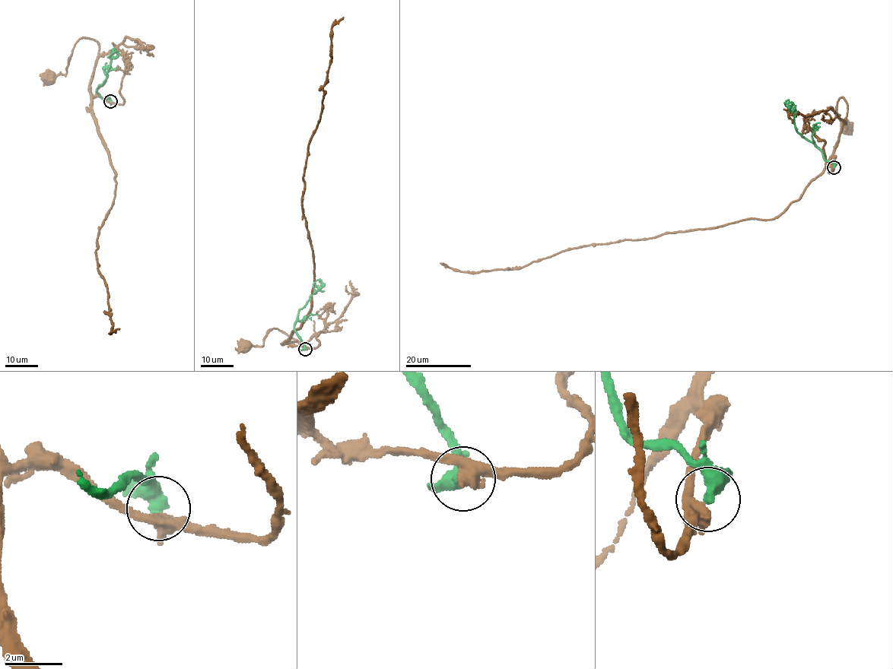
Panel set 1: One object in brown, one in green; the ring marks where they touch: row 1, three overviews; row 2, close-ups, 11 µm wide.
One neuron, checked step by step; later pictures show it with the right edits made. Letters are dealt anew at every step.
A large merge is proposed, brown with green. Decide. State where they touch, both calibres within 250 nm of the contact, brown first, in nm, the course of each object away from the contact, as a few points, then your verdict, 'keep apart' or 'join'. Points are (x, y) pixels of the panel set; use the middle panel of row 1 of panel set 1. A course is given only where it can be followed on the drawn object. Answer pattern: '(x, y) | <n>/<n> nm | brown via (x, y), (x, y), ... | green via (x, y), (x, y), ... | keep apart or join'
(305, 349) | 440/400 nm | brown via (305, 348), (287, 344), (297, 340), (273, 328), (263, 345), (246, 342), (244, 345) | green via (305, 349), (294, 328), (297, 312), (311, 295), (322, 286), (319, 279) | keep apart

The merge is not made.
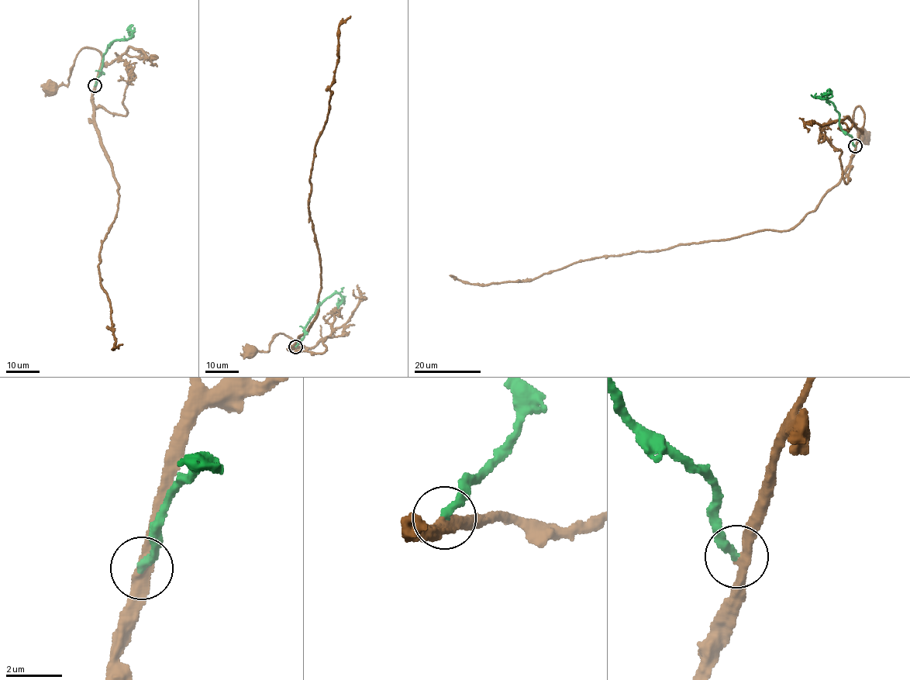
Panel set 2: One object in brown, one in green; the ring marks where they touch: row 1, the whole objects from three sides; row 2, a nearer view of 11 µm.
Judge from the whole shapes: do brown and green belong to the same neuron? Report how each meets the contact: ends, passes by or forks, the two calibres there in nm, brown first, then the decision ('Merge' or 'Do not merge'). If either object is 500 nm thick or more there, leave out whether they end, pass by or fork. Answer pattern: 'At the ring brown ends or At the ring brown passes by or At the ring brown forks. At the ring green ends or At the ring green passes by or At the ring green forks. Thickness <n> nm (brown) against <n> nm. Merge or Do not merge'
At the ring brown passes by. At the ring green ends. Thickness 360 nm (brown) against 280 nm. Merge

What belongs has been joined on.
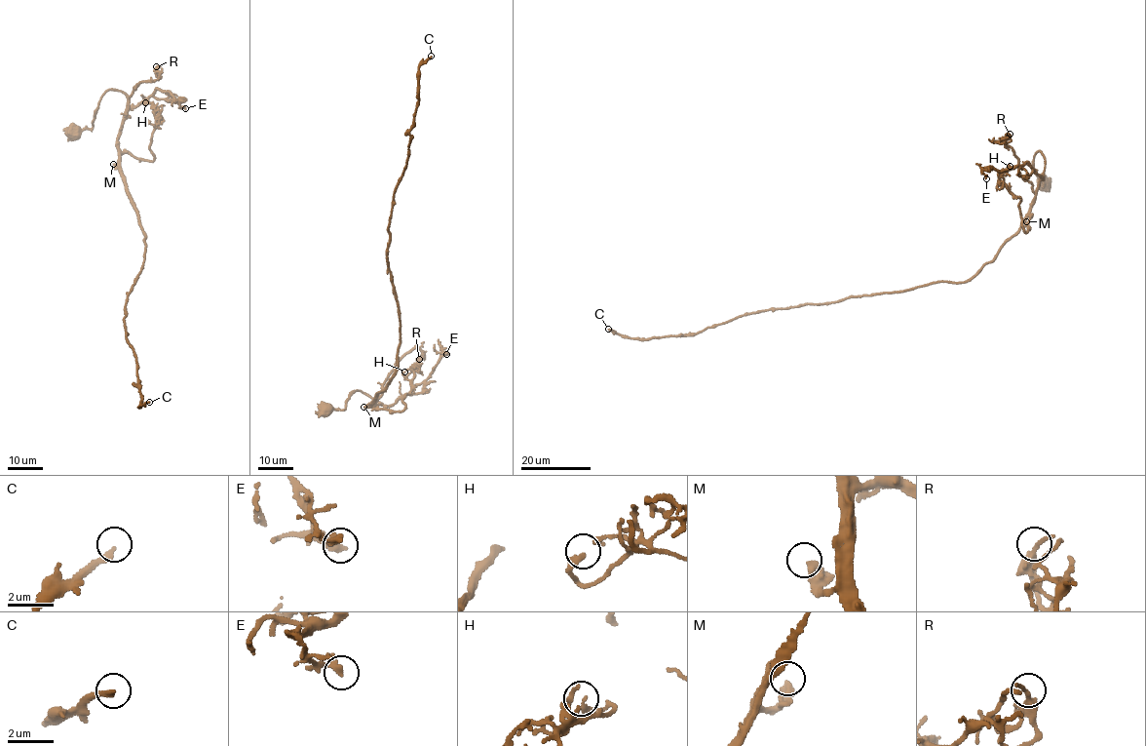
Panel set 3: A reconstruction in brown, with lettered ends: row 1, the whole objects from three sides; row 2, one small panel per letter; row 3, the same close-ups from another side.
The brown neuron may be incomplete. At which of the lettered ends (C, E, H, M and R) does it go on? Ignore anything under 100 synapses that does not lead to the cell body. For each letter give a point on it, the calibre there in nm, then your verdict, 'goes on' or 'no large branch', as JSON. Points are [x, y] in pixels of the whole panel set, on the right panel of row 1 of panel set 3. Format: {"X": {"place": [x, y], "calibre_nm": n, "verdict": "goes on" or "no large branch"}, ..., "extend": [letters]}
{"C": {"place": [608, 329], "calibre_nm": 220, "verdict": "goes on"}, "E": {"place": [986, 178], "calibre_nm": 240, "verdict": "no large branch"}, "H": {"place": [1010, 166], "calibre_nm": 280, "verdict": "no large branch"}, "M": {"place": [1026, 221], "calibre_nm": 380, "verdict": "no large branch"}, "R": {"place": [1010, 134], "calibre_nm": 190, "verdict": "no large branch"}, "extend": ["C"]}

